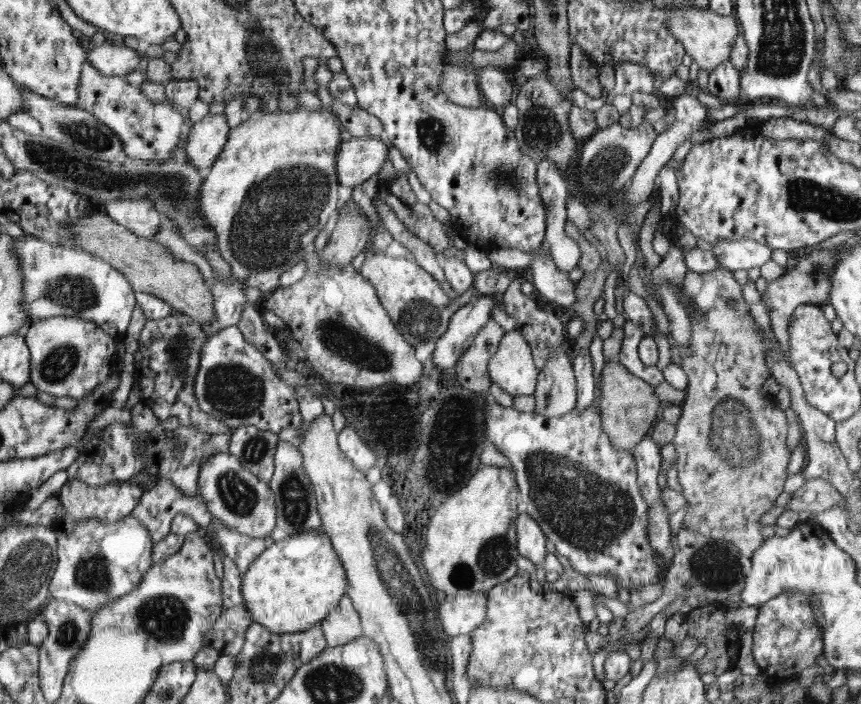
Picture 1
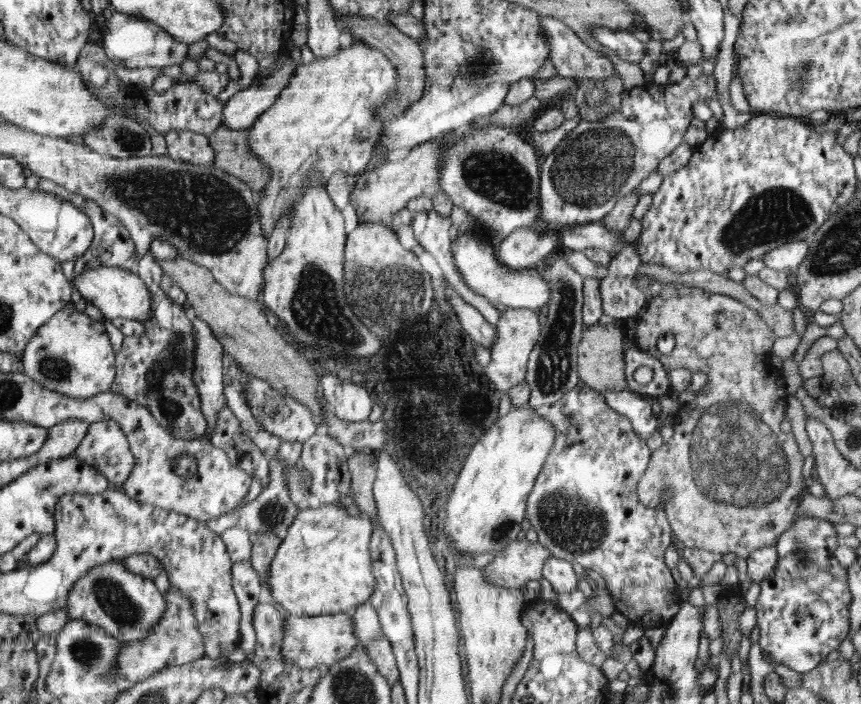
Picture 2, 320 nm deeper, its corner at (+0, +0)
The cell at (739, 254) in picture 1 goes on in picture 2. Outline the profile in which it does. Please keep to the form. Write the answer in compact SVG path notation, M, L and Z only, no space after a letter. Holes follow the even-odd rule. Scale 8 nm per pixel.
M795 240L769 249L763 256L766 267L779 271L797 270L807 257L809 244L807 240Z

